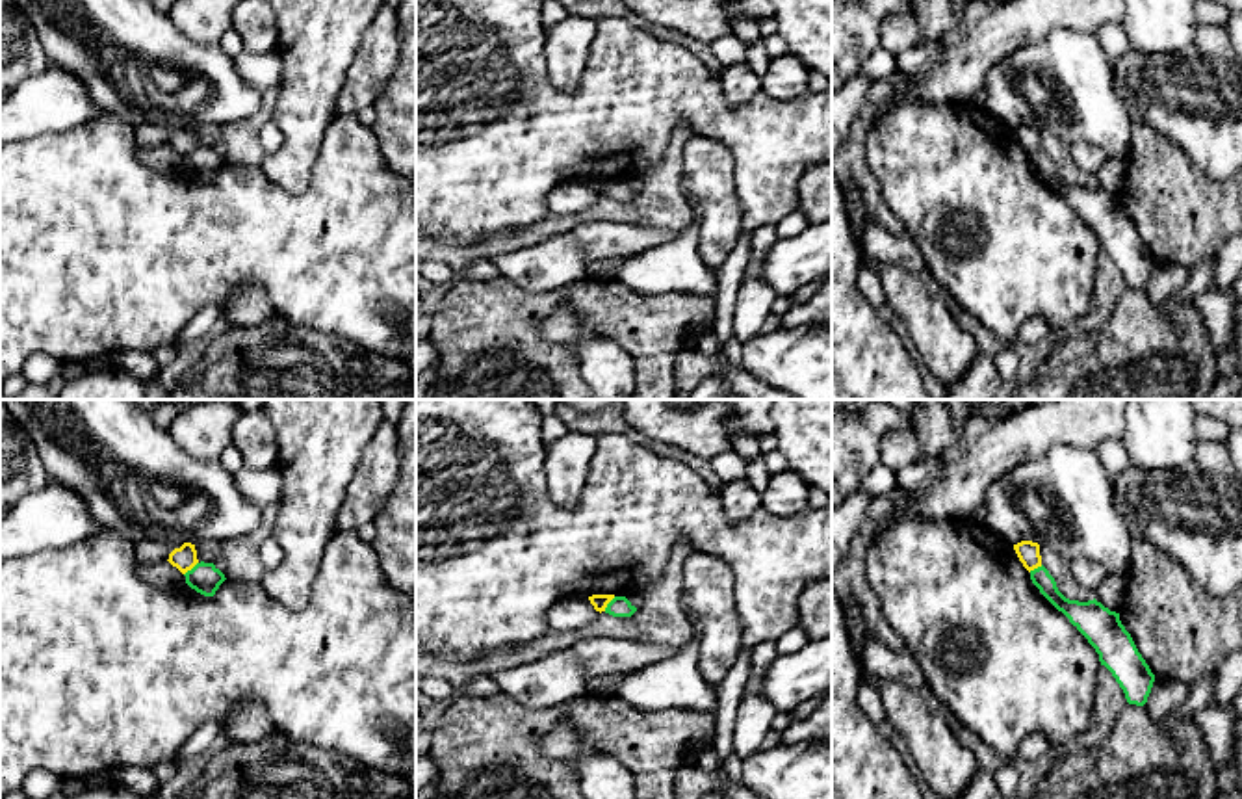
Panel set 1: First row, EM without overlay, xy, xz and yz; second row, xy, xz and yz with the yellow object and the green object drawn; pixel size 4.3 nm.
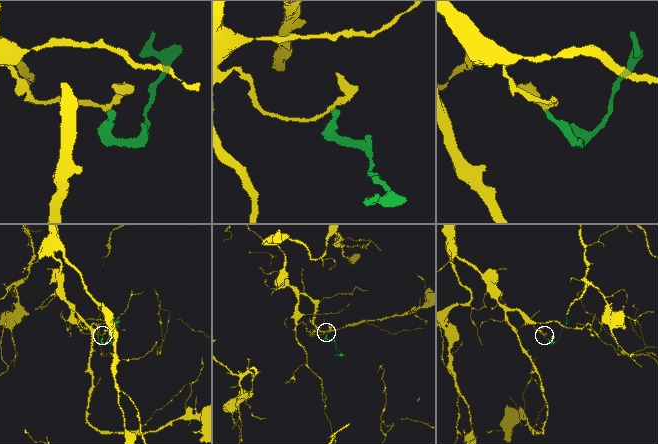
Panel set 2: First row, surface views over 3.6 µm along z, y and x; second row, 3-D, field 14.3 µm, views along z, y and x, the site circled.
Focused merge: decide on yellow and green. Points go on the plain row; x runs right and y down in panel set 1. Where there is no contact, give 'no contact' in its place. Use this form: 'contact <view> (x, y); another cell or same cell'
contact xy (190, 153); another cell

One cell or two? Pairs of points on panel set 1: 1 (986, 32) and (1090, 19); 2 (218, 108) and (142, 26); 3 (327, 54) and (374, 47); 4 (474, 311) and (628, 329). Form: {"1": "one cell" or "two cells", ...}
{"1": "one cell", "2": "one cell", "3": "two cells", "4": "one cell"}

